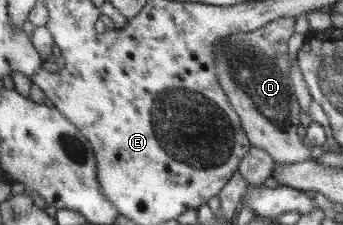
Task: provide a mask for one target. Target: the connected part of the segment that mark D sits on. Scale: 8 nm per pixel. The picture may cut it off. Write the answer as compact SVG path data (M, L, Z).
M283 17L255 31L229 34L213 46L216 81L224 89L229 103L240 117L251 146L262 148L281 164L304 162L316 153L298 134L301 106L297 103L294 92L288 58L288 40L296 32L296 22L294 17Z

